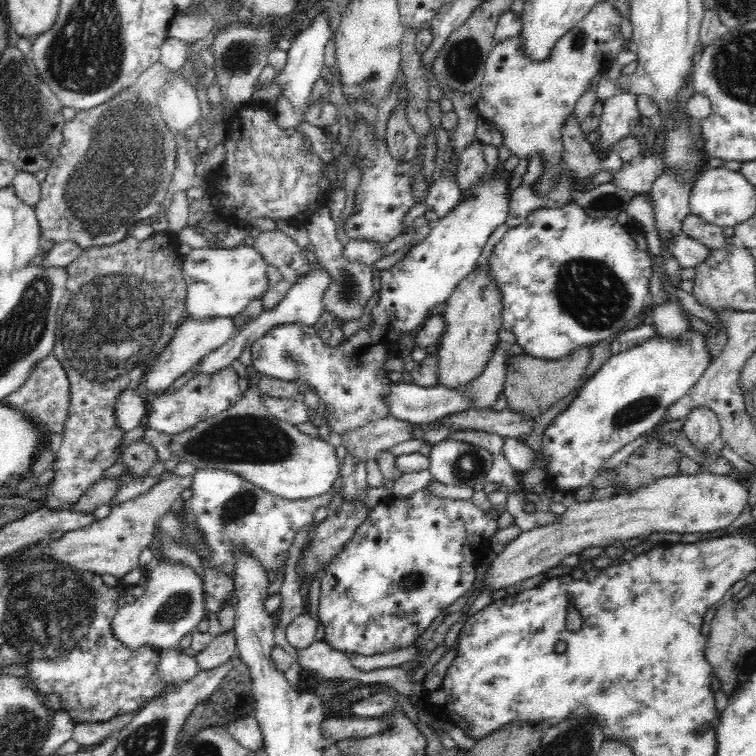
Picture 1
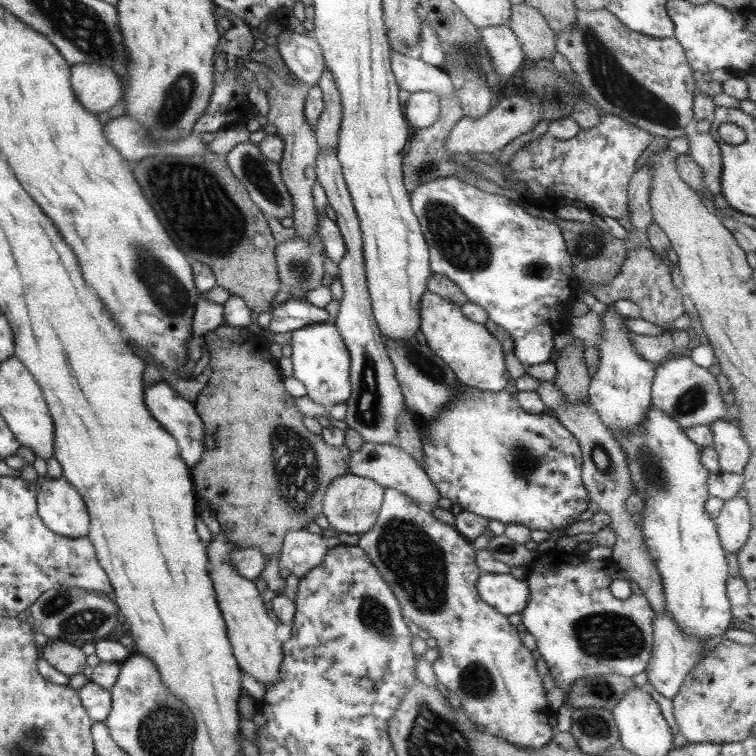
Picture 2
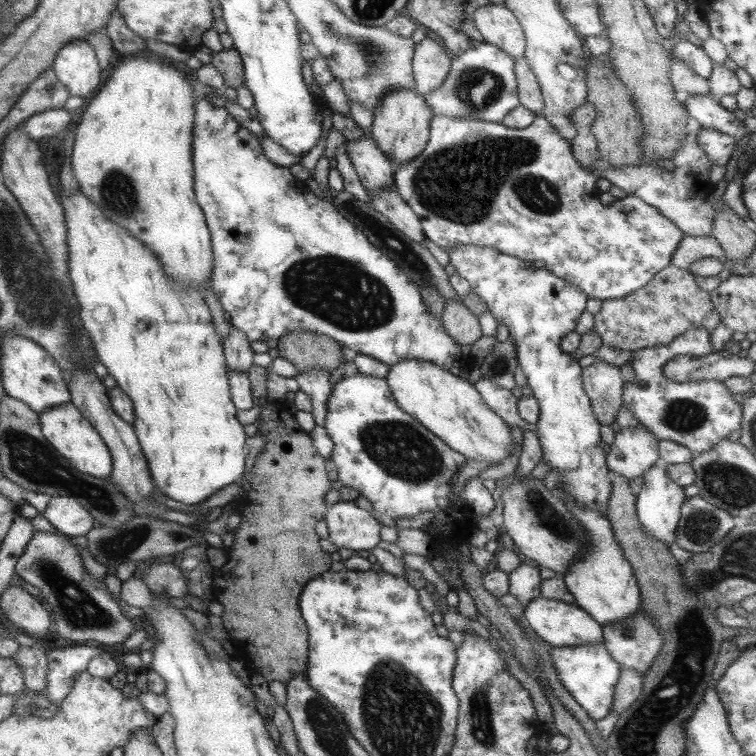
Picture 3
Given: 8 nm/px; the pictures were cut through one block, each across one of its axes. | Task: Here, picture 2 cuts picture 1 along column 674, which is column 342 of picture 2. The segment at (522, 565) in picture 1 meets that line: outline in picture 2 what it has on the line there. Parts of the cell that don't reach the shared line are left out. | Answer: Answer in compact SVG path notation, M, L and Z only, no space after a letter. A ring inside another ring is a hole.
M347 473L329 481L327 492L321 502L321 514L327 518L329 528L335 532L348 535L363 535L373 527L377 513L384 498L384 489L367 478Z

